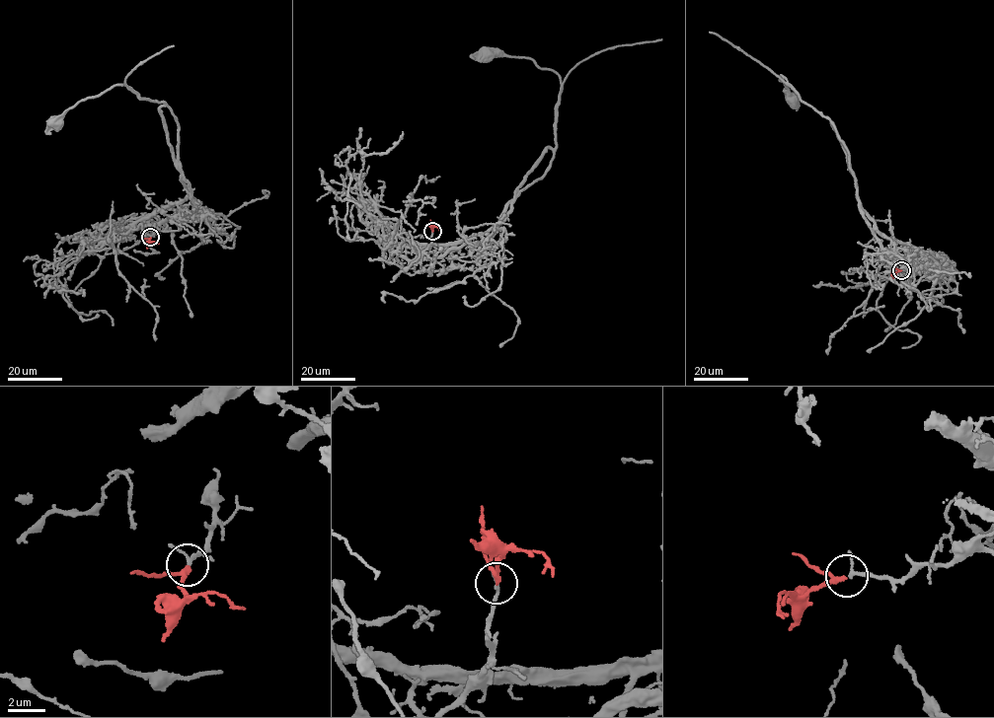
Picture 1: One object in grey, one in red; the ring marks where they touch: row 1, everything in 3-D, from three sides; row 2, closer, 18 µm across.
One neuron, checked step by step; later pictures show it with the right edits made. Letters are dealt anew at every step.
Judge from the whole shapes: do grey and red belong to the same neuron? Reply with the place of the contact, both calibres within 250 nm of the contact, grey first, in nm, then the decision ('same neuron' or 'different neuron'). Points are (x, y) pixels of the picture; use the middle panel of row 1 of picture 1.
place (432, 231); calibres 140 and 190 nm; same neuron

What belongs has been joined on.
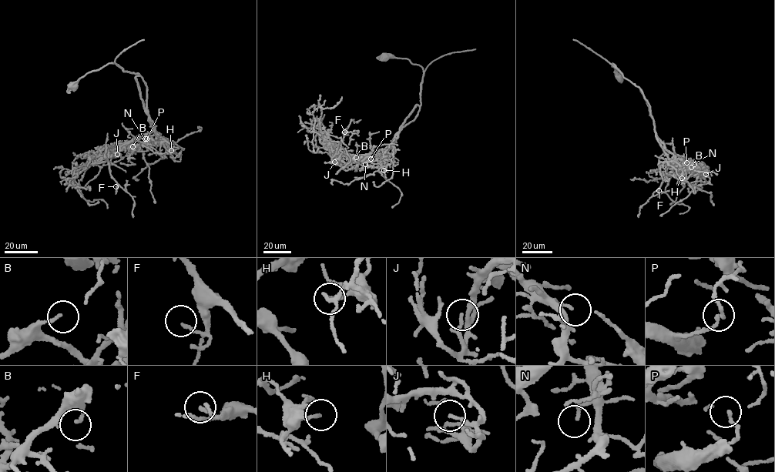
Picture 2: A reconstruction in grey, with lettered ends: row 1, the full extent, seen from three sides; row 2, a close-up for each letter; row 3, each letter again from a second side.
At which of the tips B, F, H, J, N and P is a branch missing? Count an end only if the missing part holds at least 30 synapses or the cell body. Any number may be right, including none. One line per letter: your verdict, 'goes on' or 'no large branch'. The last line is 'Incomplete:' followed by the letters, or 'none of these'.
B: no large branch
F: no large branch
H: no large branch
J: no large branch
N: goes on
P: no large branch
Incomplete: N

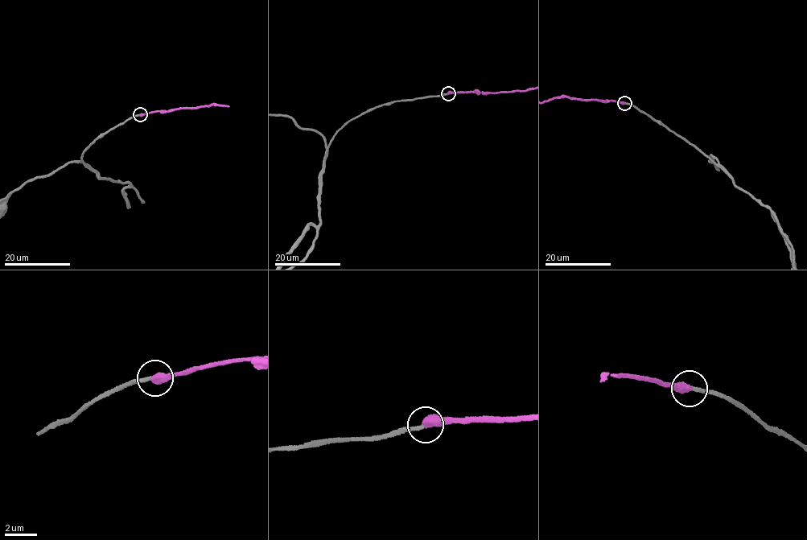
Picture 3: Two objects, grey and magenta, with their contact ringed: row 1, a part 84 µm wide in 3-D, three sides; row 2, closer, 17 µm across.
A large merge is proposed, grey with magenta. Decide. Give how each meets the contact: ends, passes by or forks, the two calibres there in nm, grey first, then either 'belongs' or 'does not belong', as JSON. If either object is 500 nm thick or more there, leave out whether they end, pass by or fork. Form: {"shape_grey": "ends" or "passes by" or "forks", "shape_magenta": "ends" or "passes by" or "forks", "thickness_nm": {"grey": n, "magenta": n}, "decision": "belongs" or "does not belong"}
{"thickness_nm": {"grey": 220, "magenta": 500}, "decision": "belongs"}

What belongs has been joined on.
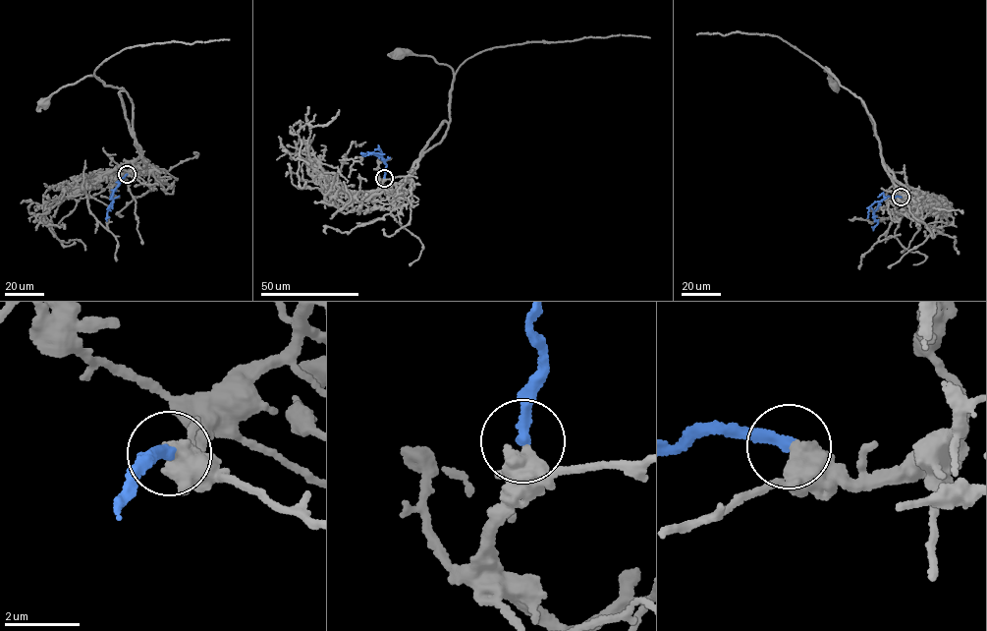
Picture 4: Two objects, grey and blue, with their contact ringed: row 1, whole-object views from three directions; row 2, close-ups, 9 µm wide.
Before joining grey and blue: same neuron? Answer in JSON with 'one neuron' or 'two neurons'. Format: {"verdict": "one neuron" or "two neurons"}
{"verdict": "one neuron"}

